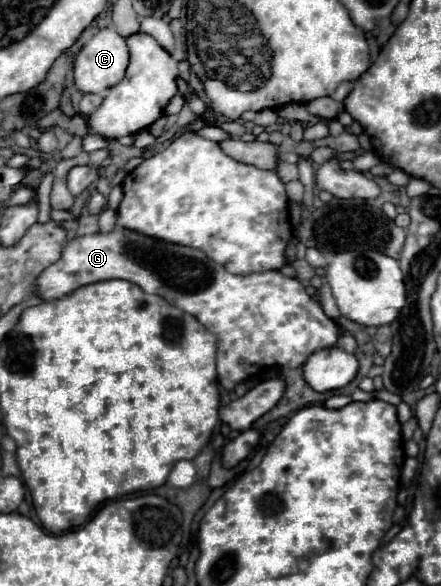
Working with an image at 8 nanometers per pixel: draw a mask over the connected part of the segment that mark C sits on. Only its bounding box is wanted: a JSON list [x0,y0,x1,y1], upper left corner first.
[74,28,128,94]

